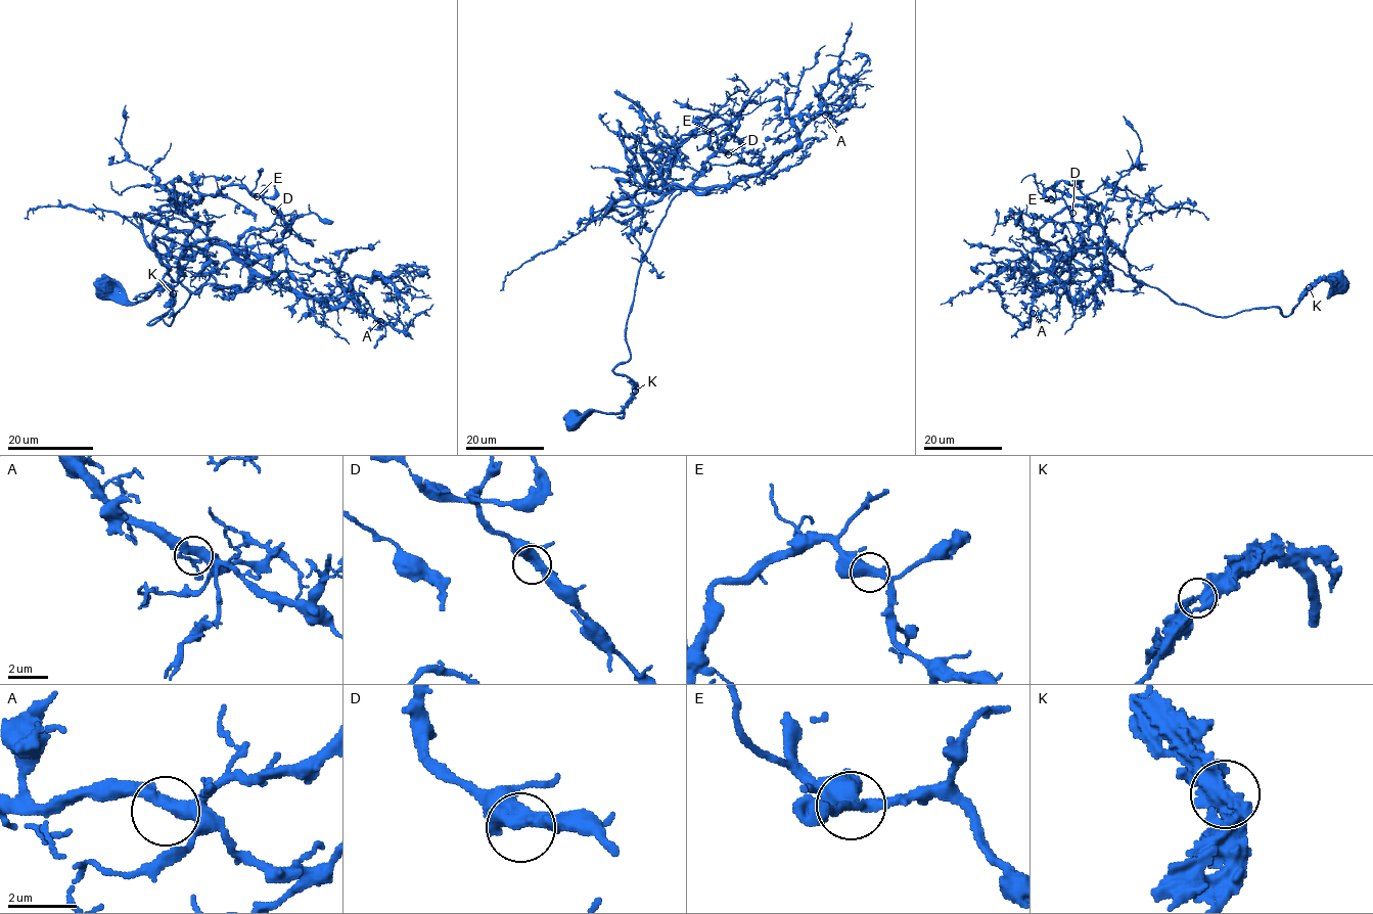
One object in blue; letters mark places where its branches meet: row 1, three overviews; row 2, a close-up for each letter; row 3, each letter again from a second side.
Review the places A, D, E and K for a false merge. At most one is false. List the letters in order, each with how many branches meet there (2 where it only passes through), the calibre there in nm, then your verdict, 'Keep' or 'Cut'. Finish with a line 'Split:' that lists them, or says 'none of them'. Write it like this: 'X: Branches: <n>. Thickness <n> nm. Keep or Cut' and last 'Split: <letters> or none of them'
A: Branches: 2. Thickness 420 nm. Keep
D: Branches: 2. Thickness 440 nm. Keep
E: Branches: 2. Thickness 480 nm. Keep
K: Branches: 2. Thickness 420 nm. Keep
Split: none of them

